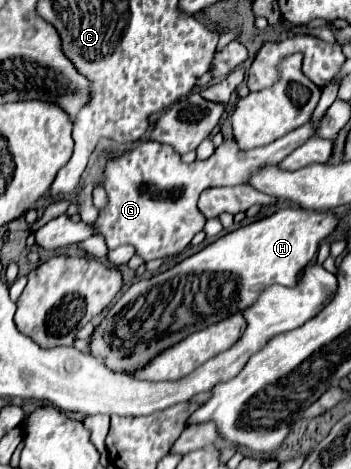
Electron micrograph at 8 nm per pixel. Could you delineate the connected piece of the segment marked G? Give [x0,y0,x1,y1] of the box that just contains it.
[93,124,311,262]

